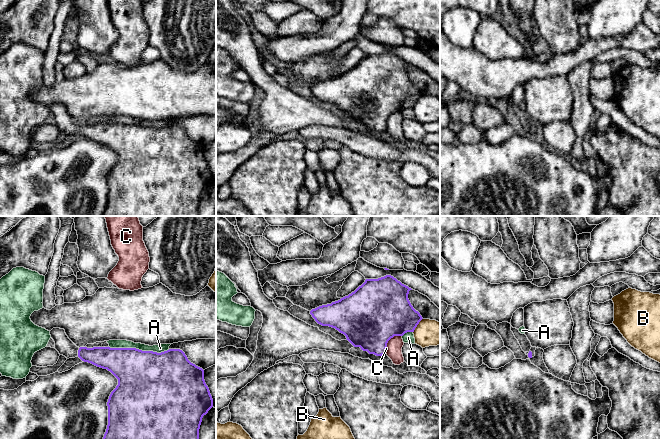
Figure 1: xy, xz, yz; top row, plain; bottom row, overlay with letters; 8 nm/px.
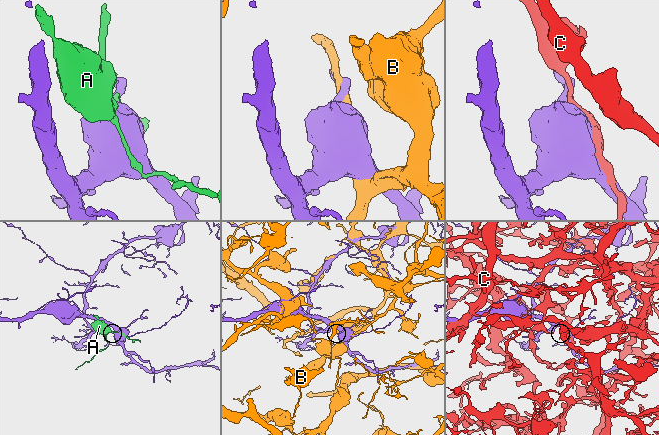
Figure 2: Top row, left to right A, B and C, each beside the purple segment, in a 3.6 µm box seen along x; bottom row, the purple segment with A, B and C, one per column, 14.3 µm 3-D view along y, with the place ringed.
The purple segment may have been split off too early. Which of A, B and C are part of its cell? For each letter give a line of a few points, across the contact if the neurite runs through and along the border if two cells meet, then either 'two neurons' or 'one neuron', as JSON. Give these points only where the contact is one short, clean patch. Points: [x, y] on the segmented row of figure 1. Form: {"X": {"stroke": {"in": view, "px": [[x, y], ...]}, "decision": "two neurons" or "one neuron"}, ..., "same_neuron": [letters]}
{"A": {"decision": "two neurons"}, "B": {"decision": "two neurons"}, "C": {"decision": "two neurons"}, "same_neuron": []}

